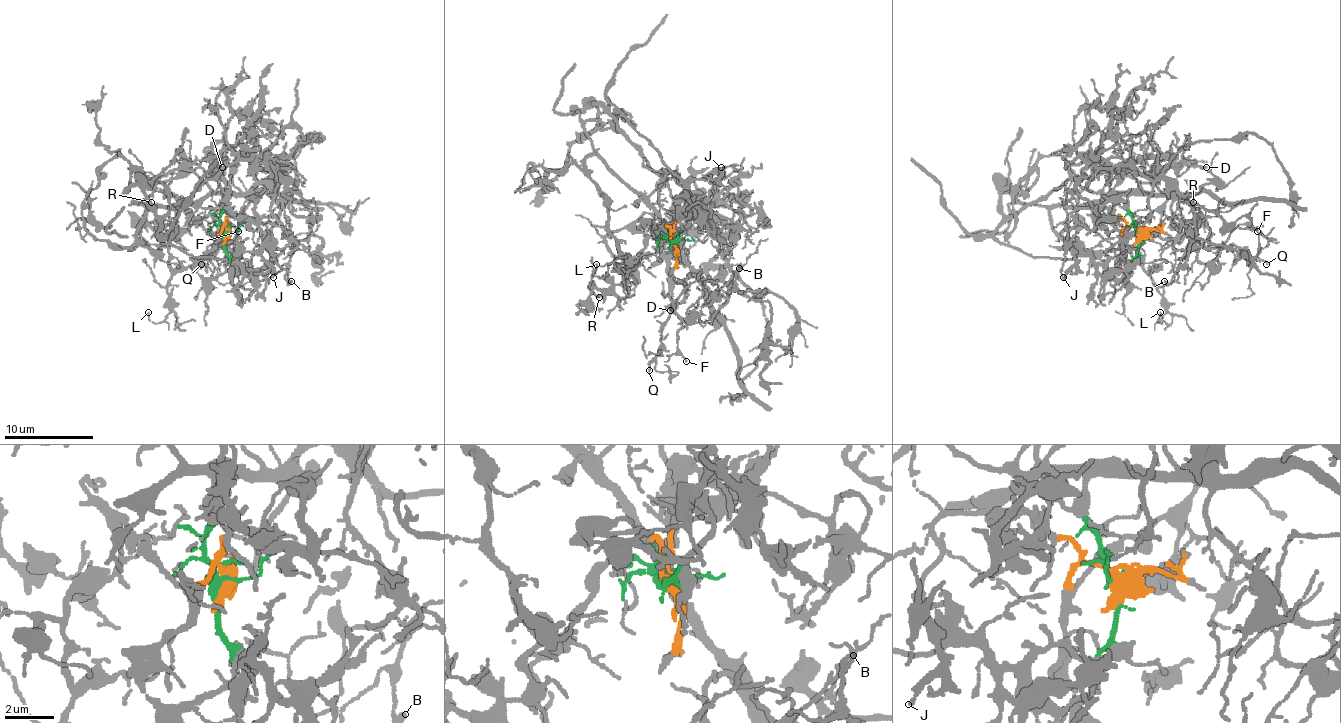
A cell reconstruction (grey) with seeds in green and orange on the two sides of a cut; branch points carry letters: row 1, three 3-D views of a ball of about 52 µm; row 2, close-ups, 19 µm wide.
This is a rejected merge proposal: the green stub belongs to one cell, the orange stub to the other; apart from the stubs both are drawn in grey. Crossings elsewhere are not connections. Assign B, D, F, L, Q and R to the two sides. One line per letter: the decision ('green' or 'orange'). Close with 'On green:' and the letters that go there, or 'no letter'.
B: green
D: orange
F: green
L: green
Q: green
R: green
On green: B, F, L, Q, R

